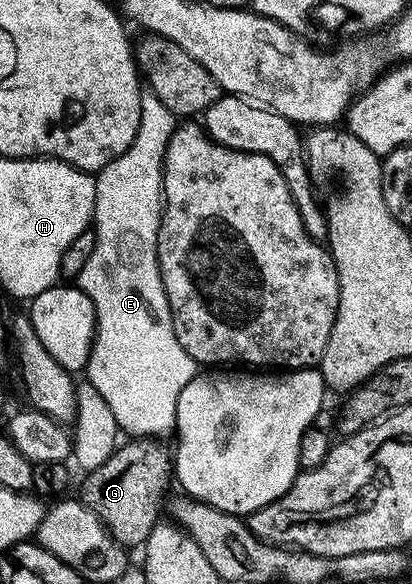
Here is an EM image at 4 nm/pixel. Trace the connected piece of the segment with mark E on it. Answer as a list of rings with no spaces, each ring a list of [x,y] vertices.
[[[151,93],[142,94],[141,116],[139,117],[139,129],[135,133],[135,141],[122,155],[115,157],[106,167],[102,167],[100,171],[96,172],[97,192],[95,193],[95,205],[91,224],[91,230],[94,233],[94,248],[87,257],[86,264],[83,265],[82,271],[79,272],[75,278],[76,286],[94,303],[94,313],[96,315],[96,334],[93,337],[89,362],[83,370],[84,374],[87,376],[88,383],[99,391],[100,396],[107,401],[108,406],[110,406],[112,412],[115,413],[115,421],[118,422],[120,430],[129,437],[172,436],[177,426],[177,402],[179,401],[179,393],[183,393],[183,385],[187,385],[187,381],[191,381],[194,375],[198,374],[199,371],[197,362],[187,353],[187,349],[183,349],[183,345],[179,345],[179,337],[175,337],[173,314],[169,308],[167,293],[165,292],[163,277],[161,276],[161,266],[157,260],[157,234],[159,233],[161,212],[163,210],[161,172],[165,166],[165,146],[171,137],[171,133],[177,126],[179,126],[178,120],[163,105],[163,101],[159,101],[159,97],[155,97]]]

